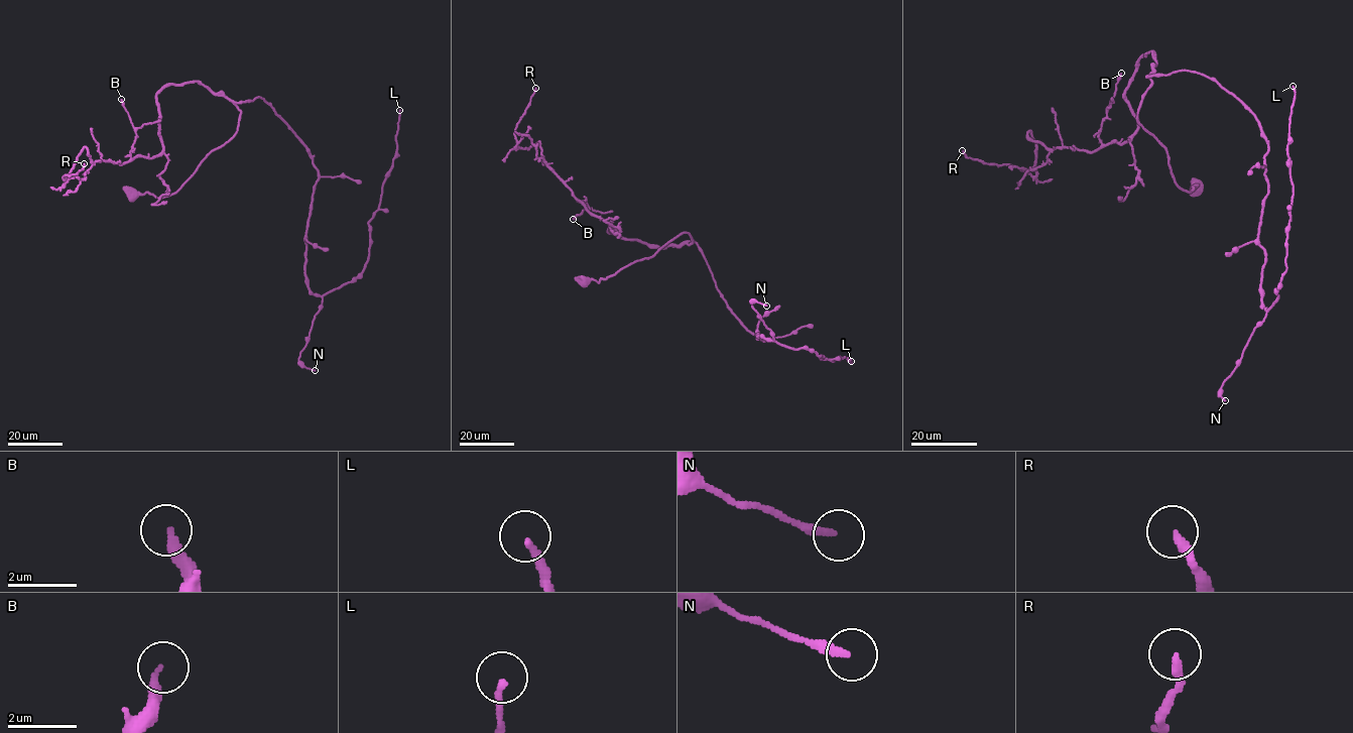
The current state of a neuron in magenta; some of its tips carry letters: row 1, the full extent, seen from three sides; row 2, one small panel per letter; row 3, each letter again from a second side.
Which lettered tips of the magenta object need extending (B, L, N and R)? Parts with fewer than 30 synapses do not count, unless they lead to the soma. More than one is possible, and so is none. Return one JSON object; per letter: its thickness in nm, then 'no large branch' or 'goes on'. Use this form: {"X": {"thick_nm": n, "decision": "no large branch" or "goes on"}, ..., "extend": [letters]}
{"B": {"thick_nm": 240, "decision": "no large branch"}, "L": {"thick_nm": 180, "decision": "goes on"}, "N": {"thick_nm": 260, "decision": "no large branch"}, "R": {"thick_nm": 240, "decision": "no large branch"}, "extend": ["L"]}

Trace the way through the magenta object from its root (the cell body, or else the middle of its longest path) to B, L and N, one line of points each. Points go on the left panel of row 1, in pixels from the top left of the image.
B: (130, 193), (173, 194), (241, 111), (198, 82), (167, 84), (163, 150), (132, 158), (121, 99)
L: (130, 193), (173, 194), (262, 98), (318, 170), (324, 295), (367, 262), (399, 110)
N: (130, 193), (173, 194), (235, 102), (267, 103), (318, 172), (315, 370)

